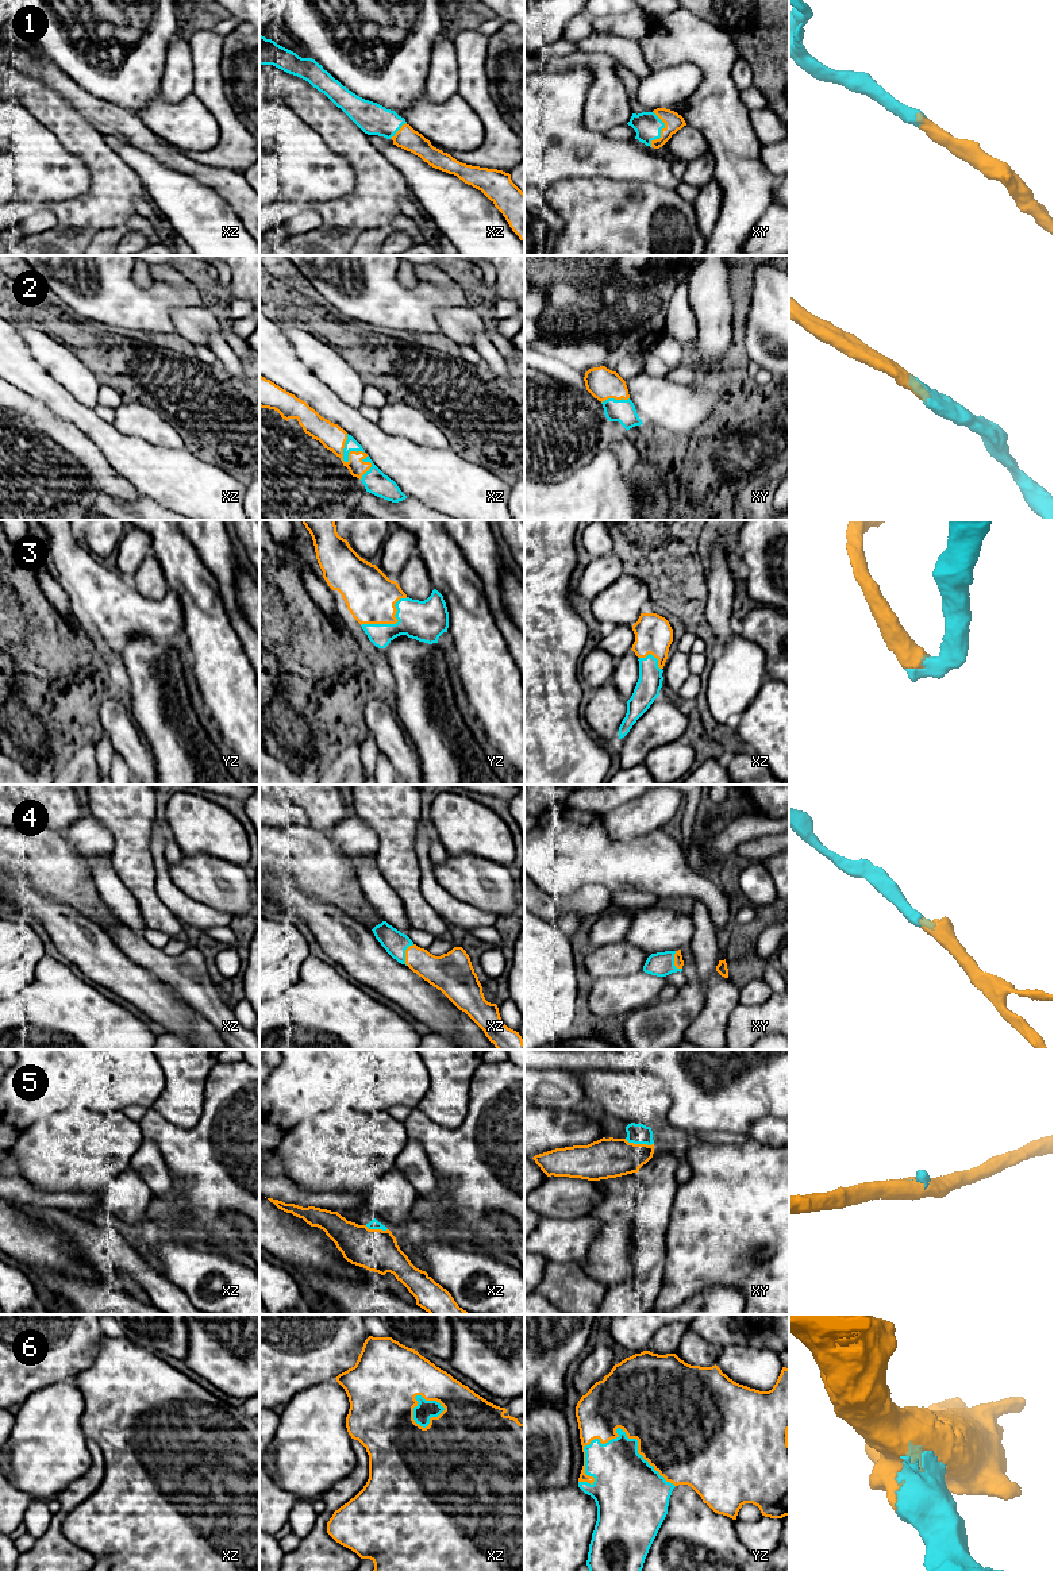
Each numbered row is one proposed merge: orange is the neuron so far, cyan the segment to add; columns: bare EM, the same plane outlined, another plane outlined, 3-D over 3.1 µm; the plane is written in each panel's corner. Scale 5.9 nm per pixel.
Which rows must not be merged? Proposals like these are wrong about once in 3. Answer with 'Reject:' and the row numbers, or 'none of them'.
Reject: none of them

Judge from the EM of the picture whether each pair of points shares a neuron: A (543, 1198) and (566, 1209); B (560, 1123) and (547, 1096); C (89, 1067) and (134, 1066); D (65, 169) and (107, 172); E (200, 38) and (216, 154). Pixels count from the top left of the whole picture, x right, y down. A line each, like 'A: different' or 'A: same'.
A: same
B: different
C: same
D: different
E: same

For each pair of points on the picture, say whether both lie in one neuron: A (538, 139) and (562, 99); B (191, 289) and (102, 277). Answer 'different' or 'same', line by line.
A: same
B: same

